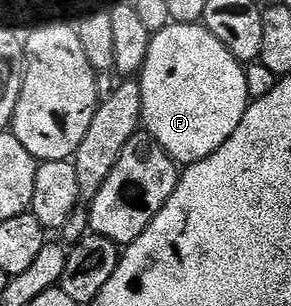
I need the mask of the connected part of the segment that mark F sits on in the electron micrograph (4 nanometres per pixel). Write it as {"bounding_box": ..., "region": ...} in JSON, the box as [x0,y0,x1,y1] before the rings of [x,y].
{"bounding_box":[139,22,251,166],"region":[[[171,22],[163,30],[152,33],[152,38],[151,46],[147,50],[147,62],[143,65],[139,73],[139,83],[141,86],[141,122],[148,136],[151,137],[173,161],[178,165],[188,166],[199,162],[203,158],[207,158],[211,154],[215,154],[215,150],[219,150],[219,146],[223,146],[223,142],[227,142],[227,138],[231,138],[231,134],[235,134],[235,126],[239,126],[239,122],[243,122],[243,114],[248,110],[251,103],[249,95],[247,94],[245,70],[242,62],[233,57],[227,46],[225,46],[215,34],[209,32],[203,23],[174,24]]]}

